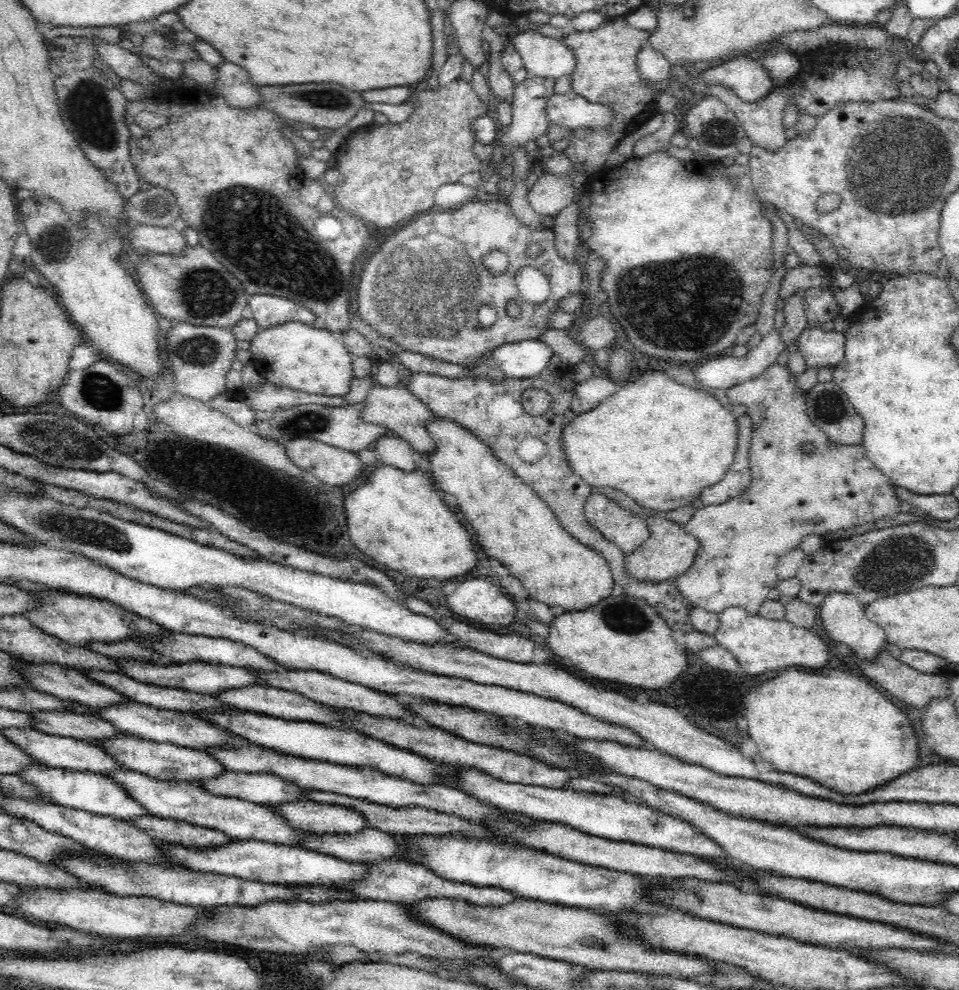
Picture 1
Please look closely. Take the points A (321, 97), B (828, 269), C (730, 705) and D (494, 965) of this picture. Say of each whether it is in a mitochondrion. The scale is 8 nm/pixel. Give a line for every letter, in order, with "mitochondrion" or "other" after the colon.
A: mitochondrion
B: other
C: other
D: other

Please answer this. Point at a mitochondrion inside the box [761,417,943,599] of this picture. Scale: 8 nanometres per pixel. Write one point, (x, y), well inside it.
(900, 560)

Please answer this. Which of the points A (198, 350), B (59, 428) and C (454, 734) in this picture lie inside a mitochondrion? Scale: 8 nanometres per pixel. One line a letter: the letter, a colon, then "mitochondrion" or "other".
A: mitochondrion
B: other
C: other

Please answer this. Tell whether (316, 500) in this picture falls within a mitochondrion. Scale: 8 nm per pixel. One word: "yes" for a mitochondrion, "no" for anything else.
no

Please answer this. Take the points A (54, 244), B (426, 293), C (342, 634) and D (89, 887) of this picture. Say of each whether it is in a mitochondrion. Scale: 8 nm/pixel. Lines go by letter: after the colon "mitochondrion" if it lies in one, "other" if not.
A: mitochondrion
B: mitochondrion
C: other
D: other

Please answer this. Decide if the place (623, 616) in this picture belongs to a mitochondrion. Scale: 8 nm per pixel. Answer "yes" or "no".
yes

